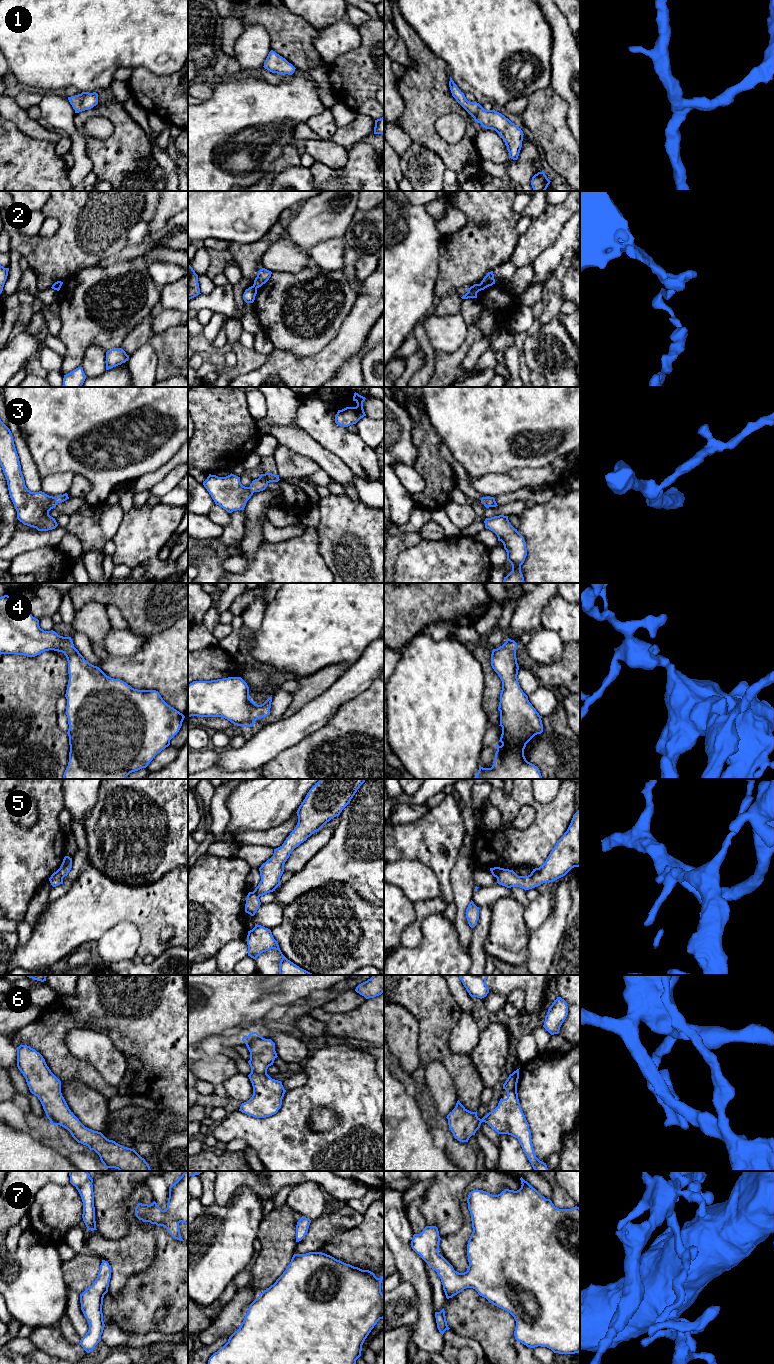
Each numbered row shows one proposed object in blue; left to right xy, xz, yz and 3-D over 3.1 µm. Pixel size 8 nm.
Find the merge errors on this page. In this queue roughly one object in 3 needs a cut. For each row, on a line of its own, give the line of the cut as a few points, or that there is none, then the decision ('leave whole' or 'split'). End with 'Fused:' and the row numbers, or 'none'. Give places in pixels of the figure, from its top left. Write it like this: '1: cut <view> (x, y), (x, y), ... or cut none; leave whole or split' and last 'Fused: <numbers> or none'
1: cut none; leave whole
2: cut yz (479, 284), (481, 289); split
3: cut none; leave whole
4: cut none; leave whole
5: cut yz (504, 869), (496, 877); split
6: cut none; leave whole
7: cut none; leave whole
Fused: 2, 5

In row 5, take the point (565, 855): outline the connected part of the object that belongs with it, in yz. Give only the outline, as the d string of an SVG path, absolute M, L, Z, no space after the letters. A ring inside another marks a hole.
M580 810L573 815L567 831L542 866L533 869L528 876L518 876L513 870L504 869L497 883L507 888L529 890L565 876L574 867L580 867Z

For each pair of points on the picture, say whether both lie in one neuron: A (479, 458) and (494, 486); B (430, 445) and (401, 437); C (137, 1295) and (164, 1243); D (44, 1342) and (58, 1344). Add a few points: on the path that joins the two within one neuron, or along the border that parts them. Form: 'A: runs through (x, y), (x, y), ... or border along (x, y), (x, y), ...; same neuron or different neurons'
A: border along (510, 469), (469, 478); different neurons
B: border along (411, 420), (411, 441), (416, 449), (415, 463); different neurons
C: runs through (150, 1282), (163, 1269), (163, 1256); same neuron
D: runs through (47, 1342), (55, 1344); same neuron

